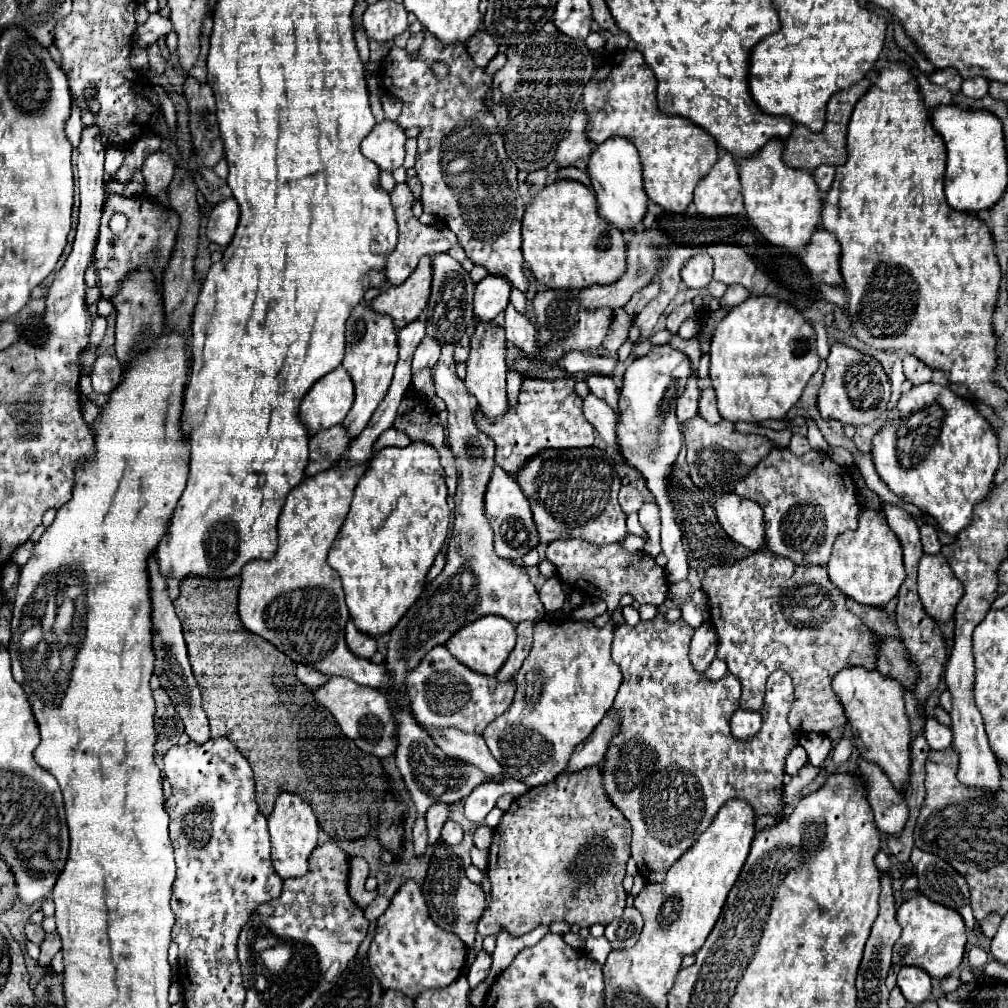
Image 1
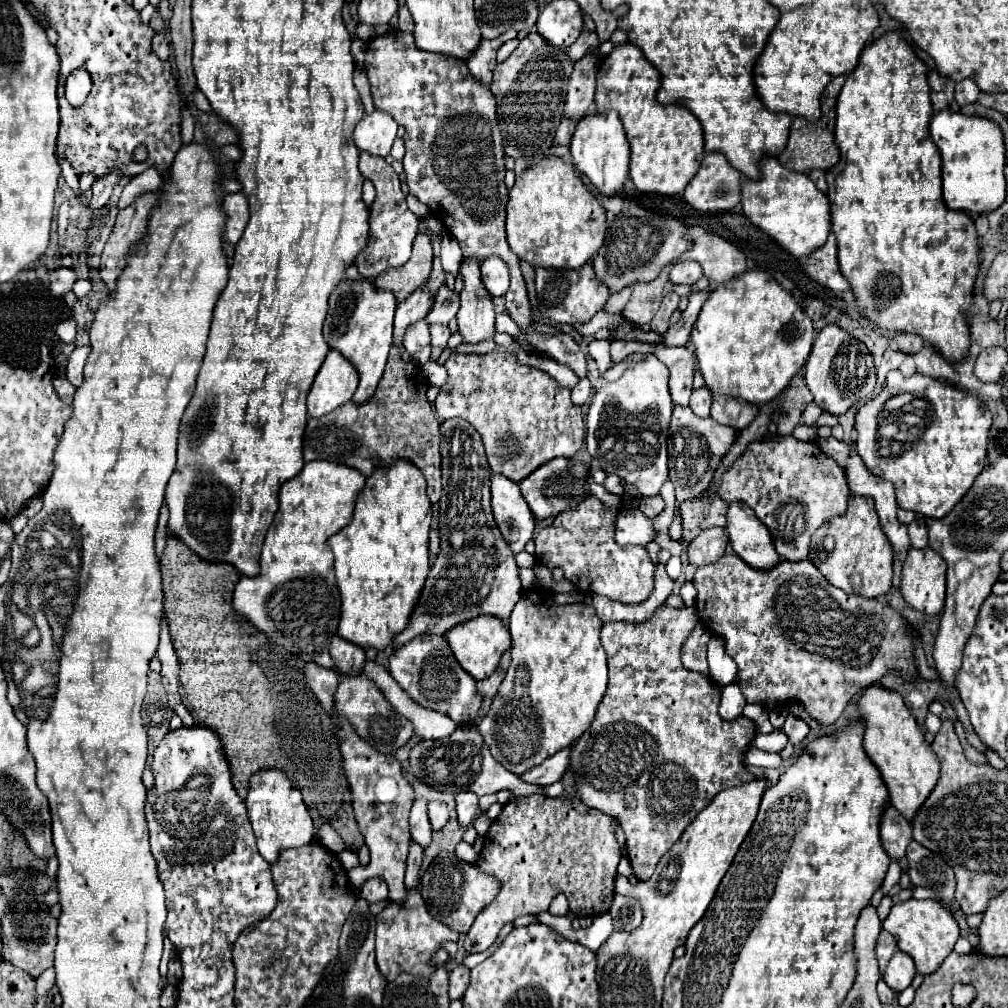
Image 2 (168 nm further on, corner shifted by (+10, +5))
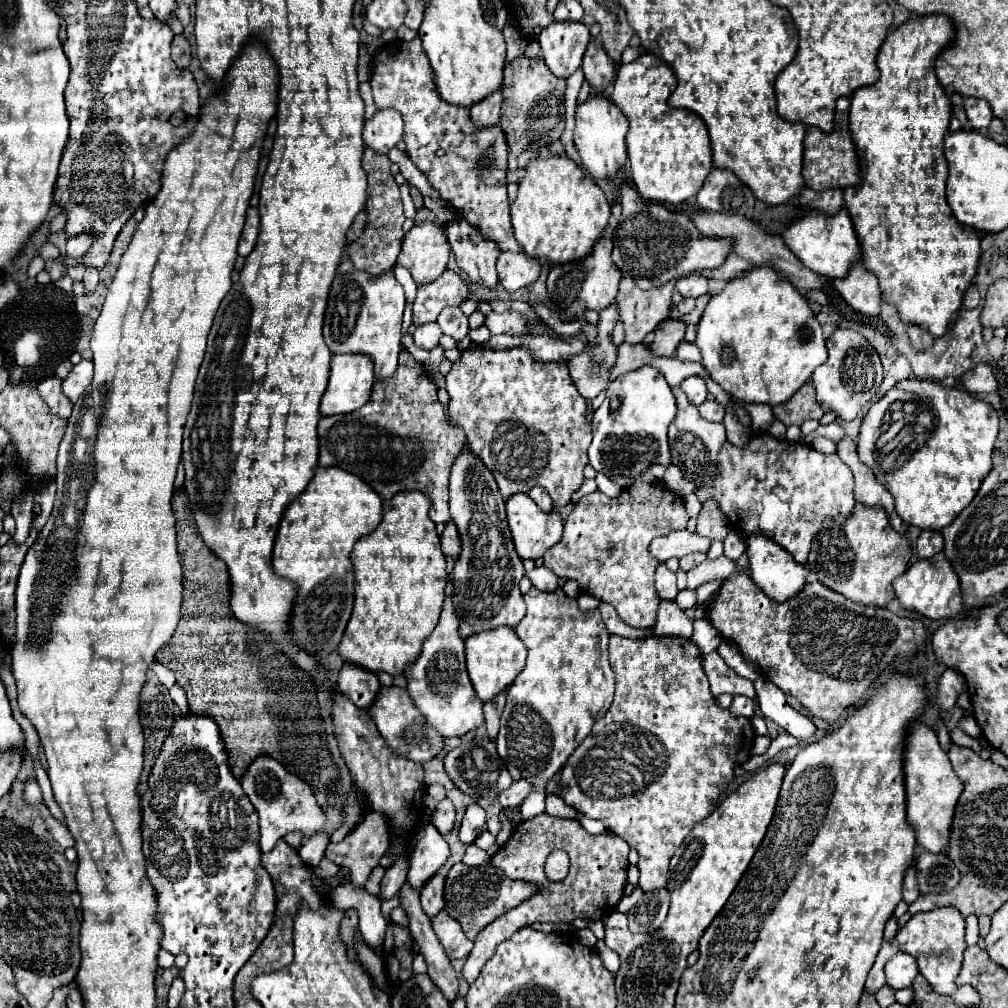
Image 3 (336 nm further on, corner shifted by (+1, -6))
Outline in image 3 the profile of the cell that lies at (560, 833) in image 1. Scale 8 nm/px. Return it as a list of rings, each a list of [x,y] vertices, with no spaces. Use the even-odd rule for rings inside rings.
[[[540,814],[532,820],[520,822],[512,838],[496,852],[496,856],[492,858],[492,864],[504,870],[504,874],[510,878],[536,882],[540,886],[540,892],[534,894],[530,900],[524,900],[518,908],[512,908],[510,912],[502,914],[498,920],[488,924],[478,934],[478,938],[474,940],[474,948],[462,968],[462,978],[468,984],[472,984],[478,978],[482,966],[494,954],[494,948],[502,940],[508,940],[518,928],[530,926],[534,922],[572,922],[576,918],[600,920],[612,914],[618,900],[624,894],[628,852],[630,852],[630,846],[620,836],[612,832],[592,836],[586,830],[582,830],[578,820],[564,820],[550,814]],[[556,848],[566,850],[570,856],[570,872],[562,882],[550,882],[544,874],[544,862],[548,854]]]

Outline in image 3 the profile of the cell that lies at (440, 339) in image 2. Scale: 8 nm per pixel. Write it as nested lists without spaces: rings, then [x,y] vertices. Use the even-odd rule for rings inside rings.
[[[450,306],[450,308],[444,308],[438,316],[438,326],[442,328],[444,334],[452,336],[454,340],[458,338],[464,338],[468,336],[468,318],[464,316],[464,312],[458,308],[458,306]]]

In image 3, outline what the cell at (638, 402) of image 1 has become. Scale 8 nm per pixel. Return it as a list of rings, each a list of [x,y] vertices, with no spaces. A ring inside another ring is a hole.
[[[642,366],[634,372],[618,376],[610,382],[606,390],[606,400],[594,412],[594,440],[588,448],[592,468],[596,472],[602,472],[622,488],[628,488],[636,482],[654,484],[654,480],[662,480],[670,462],[666,434],[674,416],[674,394],[656,368]]]

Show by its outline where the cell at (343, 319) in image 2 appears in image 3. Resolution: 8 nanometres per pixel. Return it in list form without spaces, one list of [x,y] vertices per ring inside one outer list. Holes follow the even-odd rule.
[[[354,270],[346,276],[336,276],[328,294],[328,306],[324,316],[324,340],[332,354],[360,352],[374,360],[376,378],[388,378],[398,368],[400,332],[406,296],[392,270],[382,276]]]

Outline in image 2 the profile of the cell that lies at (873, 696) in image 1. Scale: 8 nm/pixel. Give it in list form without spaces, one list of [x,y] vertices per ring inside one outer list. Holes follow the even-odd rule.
[[[879,685],[865,687],[855,707],[865,729],[865,753],[883,777],[891,805],[895,805],[895,809],[899,809],[911,821],[913,813],[917,813],[917,809],[923,805],[925,797],[931,793],[933,785],[939,779],[939,761],[935,759],[931,745],[925,743],[923,731],[917,727],[915,717],[905,707],[897,691],[889,691]]]

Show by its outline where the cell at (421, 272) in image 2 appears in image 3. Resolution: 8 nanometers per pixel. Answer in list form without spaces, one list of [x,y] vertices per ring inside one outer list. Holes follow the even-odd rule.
[[[432,220],[412,226],[398,256],[398,264],[410,270],[418,286],[434,282],[446,270],[448,260],[450,244],[446,236],[446,224]]]

